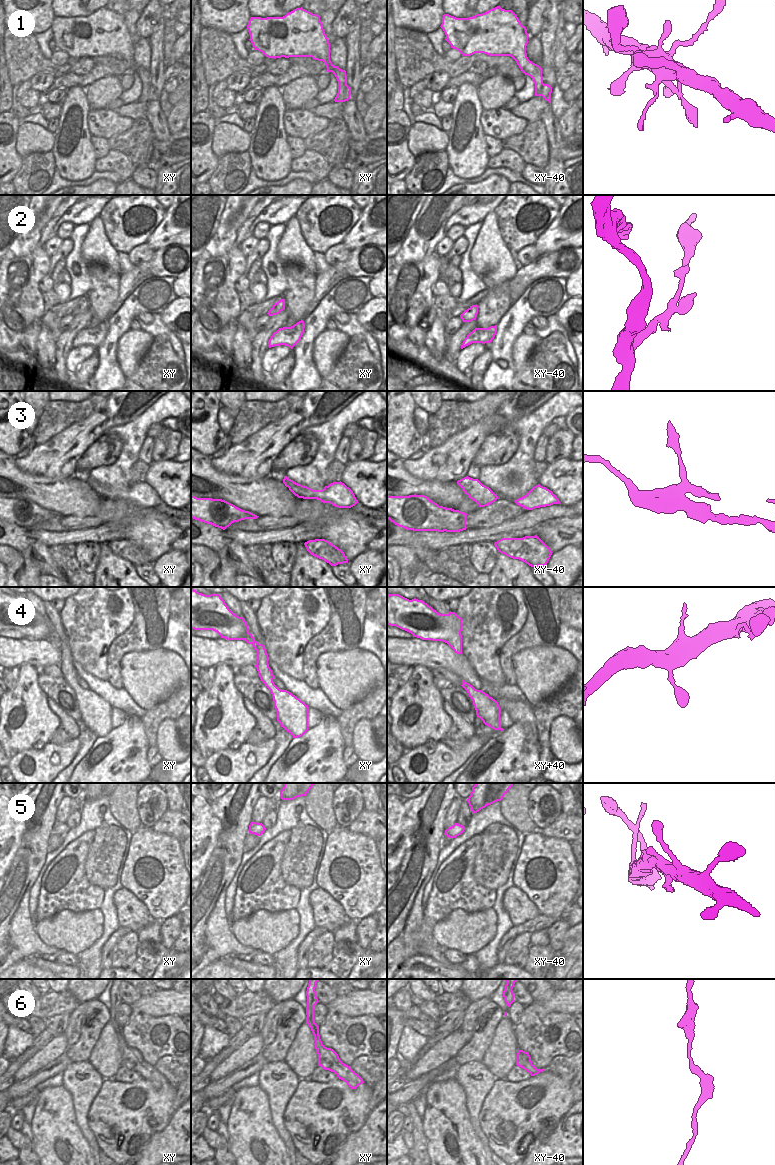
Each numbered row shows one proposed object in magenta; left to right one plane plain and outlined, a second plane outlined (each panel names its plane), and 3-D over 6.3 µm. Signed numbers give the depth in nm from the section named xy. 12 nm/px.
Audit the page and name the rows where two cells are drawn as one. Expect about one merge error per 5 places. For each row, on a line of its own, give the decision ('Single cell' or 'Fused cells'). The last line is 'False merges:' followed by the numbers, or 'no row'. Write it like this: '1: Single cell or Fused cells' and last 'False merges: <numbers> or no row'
1: Single cell
2: Fused cells
3: Single cell
4: Single cell
5: Single cell
6: Single cell
False merges: 2

